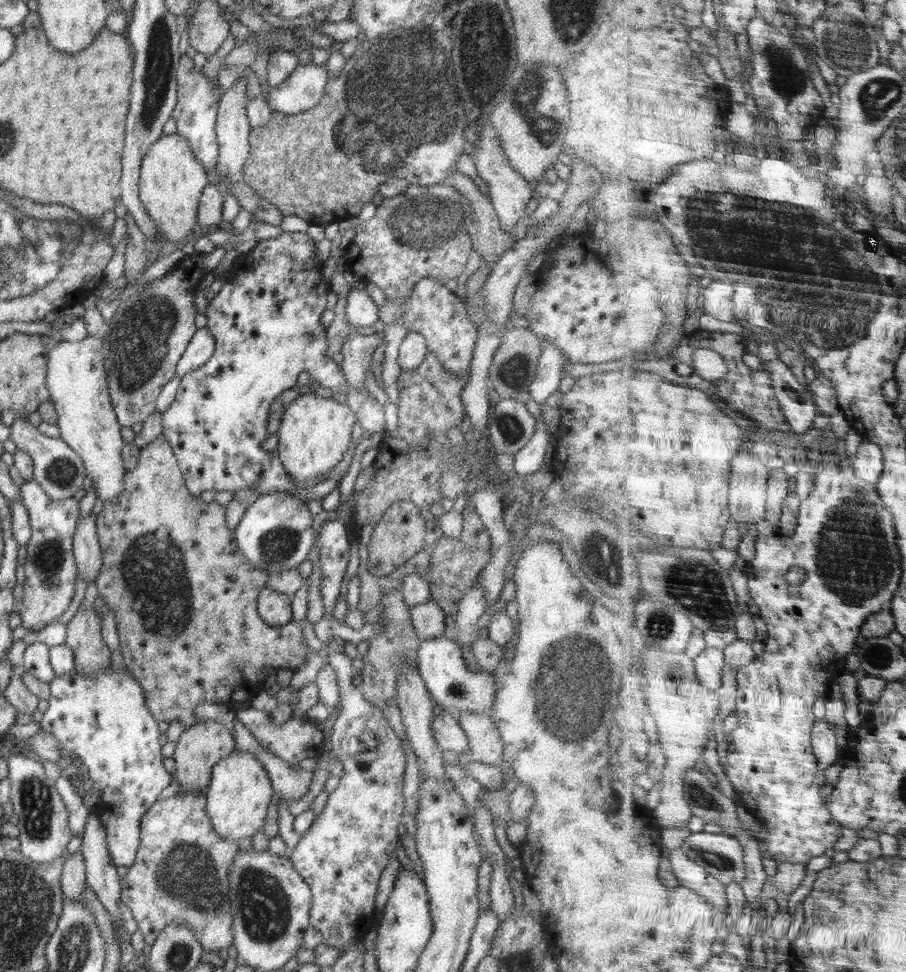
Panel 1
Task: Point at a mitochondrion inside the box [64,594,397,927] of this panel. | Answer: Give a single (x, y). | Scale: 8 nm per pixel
(185, 875)

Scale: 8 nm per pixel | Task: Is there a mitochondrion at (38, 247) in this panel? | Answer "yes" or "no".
yes

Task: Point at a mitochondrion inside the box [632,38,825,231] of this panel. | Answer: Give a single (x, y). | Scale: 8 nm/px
(787, 78)

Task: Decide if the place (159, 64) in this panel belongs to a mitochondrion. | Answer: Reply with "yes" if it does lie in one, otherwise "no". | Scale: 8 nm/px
yes

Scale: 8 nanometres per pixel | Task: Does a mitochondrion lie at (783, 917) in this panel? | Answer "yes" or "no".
no

